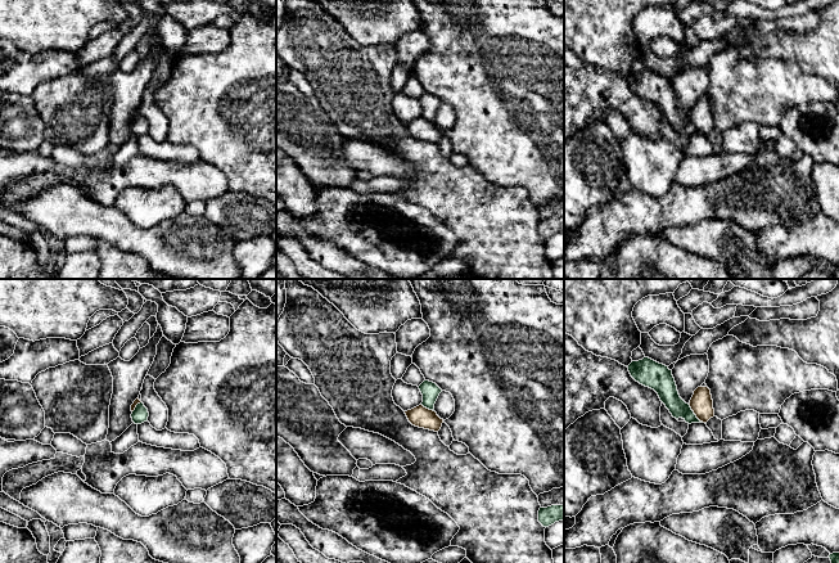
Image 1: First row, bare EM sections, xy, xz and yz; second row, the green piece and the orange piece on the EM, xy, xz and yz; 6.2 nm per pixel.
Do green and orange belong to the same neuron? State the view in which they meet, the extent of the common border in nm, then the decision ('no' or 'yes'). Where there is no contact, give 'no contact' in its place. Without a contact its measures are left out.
yz | 160 nm | no

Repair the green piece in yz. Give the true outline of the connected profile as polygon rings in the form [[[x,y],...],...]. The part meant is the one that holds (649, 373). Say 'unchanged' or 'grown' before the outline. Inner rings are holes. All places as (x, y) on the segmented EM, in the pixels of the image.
unchanged | [[[649,357],[632,361],[628,366],[631,377],[640,384],[654,389],[673,418],[682,418],[686,423],[700,422],[690,405],[678,395],[672,370]]]

